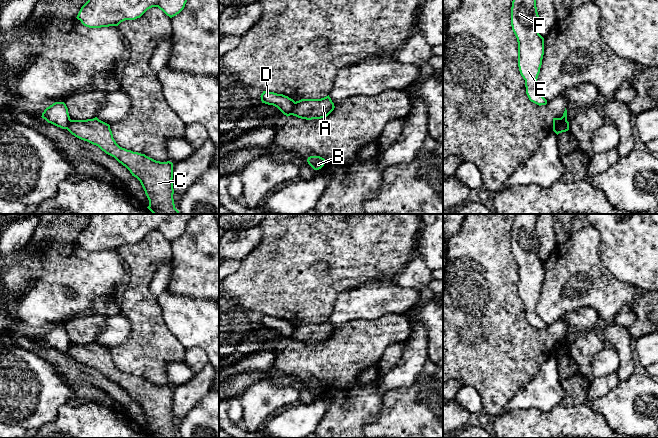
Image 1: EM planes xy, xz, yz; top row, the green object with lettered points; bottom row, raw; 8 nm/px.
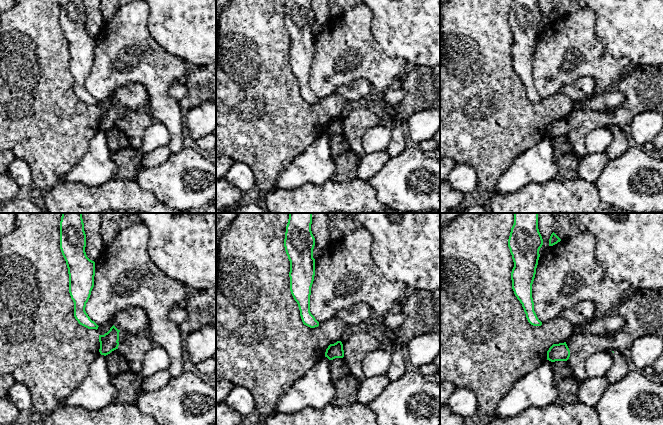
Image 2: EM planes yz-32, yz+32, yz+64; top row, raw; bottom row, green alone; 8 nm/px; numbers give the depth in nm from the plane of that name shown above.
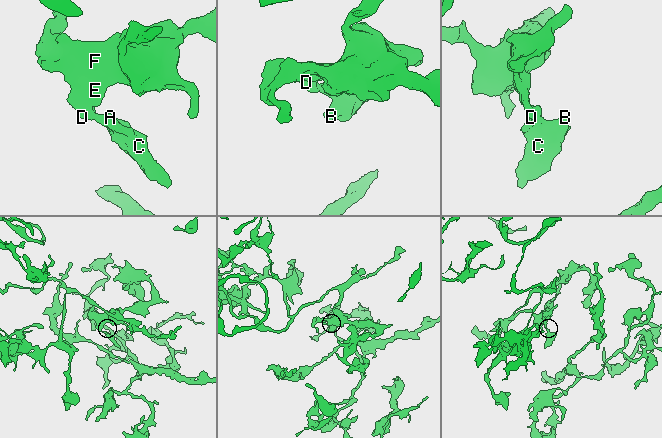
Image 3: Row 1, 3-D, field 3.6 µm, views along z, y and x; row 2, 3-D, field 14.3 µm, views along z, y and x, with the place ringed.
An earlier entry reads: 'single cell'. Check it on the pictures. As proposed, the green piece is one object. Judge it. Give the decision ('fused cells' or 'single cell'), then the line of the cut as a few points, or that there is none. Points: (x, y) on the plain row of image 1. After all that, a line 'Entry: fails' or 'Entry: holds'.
fused cells | xz (295, 326), (290, 338)
Entry: fails

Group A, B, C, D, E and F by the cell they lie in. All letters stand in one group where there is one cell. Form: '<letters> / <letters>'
A B C / D E F

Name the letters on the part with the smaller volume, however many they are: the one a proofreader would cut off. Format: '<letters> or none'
A, B, C

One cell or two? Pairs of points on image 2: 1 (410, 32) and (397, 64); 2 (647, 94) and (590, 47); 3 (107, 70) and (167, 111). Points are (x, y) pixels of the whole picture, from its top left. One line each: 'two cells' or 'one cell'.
1: two cells
2: two cells
3: one cell

